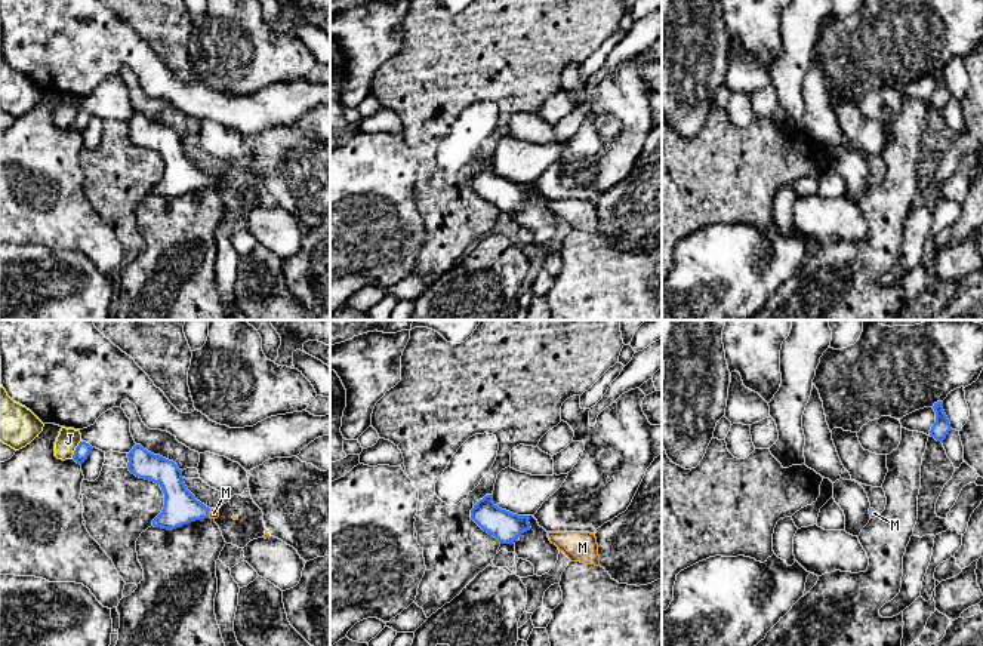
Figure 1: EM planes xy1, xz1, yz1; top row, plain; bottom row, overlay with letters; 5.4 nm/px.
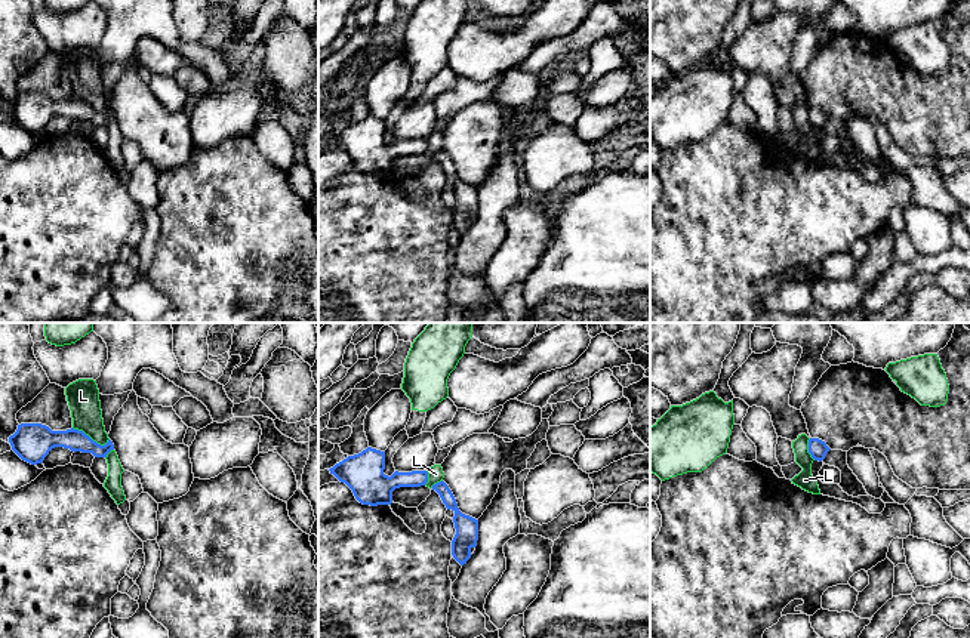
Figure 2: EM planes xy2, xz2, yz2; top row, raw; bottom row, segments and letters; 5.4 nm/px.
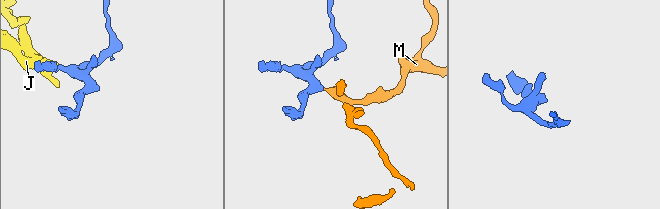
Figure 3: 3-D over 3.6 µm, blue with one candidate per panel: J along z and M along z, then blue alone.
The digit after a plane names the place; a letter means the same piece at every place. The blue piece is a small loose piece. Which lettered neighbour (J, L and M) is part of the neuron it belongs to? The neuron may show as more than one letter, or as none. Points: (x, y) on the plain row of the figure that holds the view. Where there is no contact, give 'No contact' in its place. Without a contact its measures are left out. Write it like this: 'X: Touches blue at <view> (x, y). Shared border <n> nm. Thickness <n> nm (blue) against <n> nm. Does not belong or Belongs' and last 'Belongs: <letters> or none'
J: Touches blue at xy1 (76, 117). Shared border 120 nm. Thickness 80 nm (blue) against 120 nm. Does not belong
L: Touches blue at xy2 (89, 105). Shared border 220 nm. Thickness 140 nm (blue) against 180 nm. Does not belong
M: Touches blue at xy1 (207, 181). Shared border 50 nm. Thickness 190 nm (blue) against 50 nm. Belongs
Belongs: M

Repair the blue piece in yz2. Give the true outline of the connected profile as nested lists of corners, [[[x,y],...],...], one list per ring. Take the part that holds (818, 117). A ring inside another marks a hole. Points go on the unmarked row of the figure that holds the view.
[[[819,107],[809,108],[809,121],[812,123],[815,129],[822,130],[829,118],[831,117],[826,114],[825,110]]]

